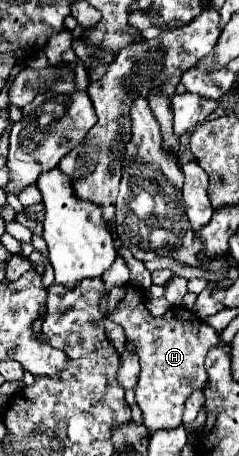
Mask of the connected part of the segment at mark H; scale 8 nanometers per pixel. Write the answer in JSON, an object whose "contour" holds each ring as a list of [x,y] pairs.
{"contour":[[[132,283],[110,289],[106,317],[124,329],[128,343],[134,345],[134,353],[140,359],[136,401],[142,409],[146,429],[158,431],[182,425],[186,397],[190,397],[194,389],[204,387],[208,379],[204,375],[204,359],[208,349],[218,345],[220,333],[202,319],[198,321],[196,315],[184,307],[172,307],[162,317],[150,315],[146,309],[146,291]]]}

